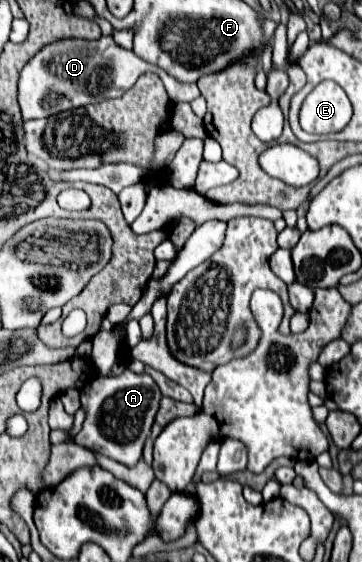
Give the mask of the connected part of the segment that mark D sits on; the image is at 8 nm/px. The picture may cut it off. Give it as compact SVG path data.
M113 35L101 37L99 41L75 39L75 41L55 43L53 47L45 47L41 53L37 53L21 71L19 105L23 119L27 121L27 119L51 117L61 111L121 97L147 71L153 71L163 79L169 97L173 97L173 103L193 101L195 97L199 97L199 89L195 83L181 83L175 81L173 77L167 77L161 67L151 65L141 57L137 57L133 51L117 45Z

